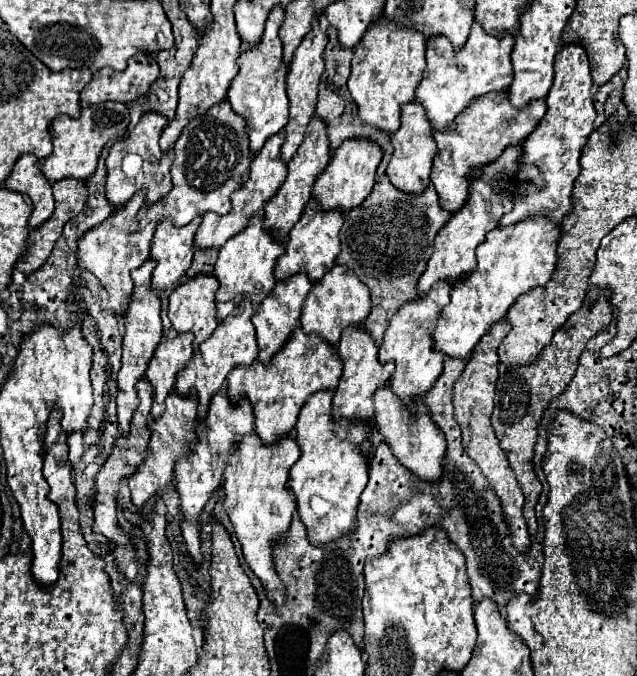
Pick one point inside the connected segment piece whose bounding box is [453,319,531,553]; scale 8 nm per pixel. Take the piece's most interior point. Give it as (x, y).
(473, 392)

